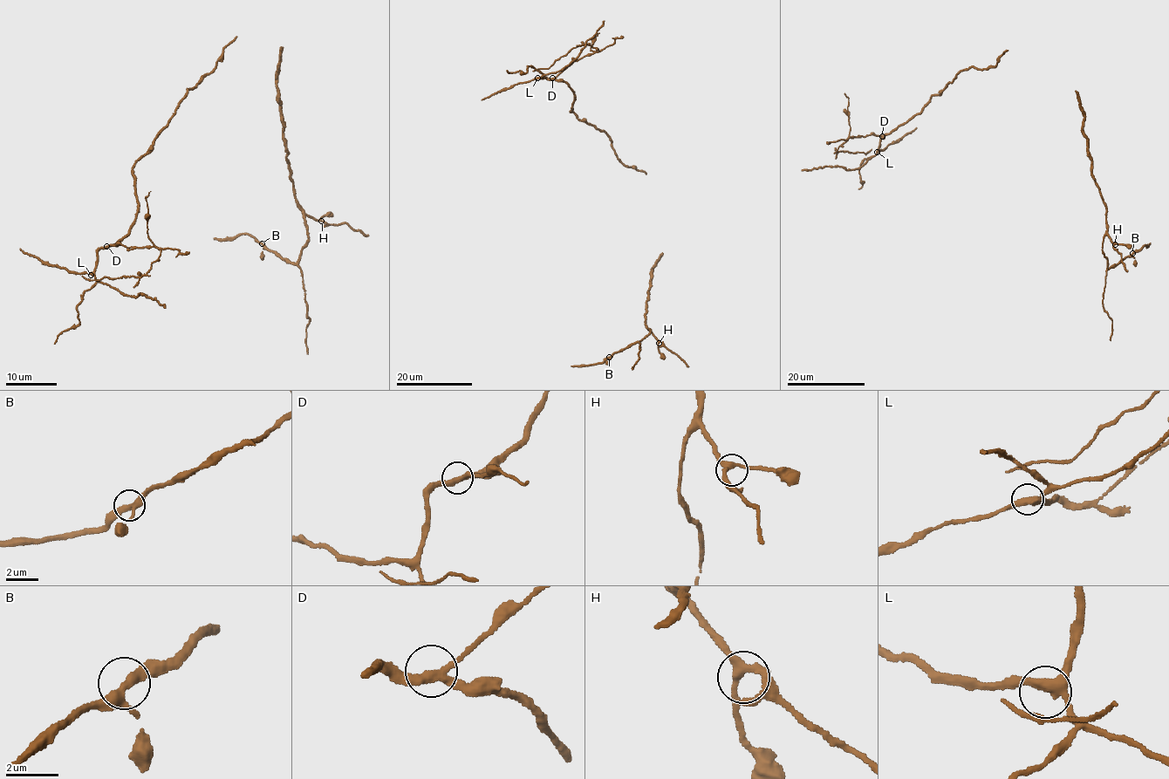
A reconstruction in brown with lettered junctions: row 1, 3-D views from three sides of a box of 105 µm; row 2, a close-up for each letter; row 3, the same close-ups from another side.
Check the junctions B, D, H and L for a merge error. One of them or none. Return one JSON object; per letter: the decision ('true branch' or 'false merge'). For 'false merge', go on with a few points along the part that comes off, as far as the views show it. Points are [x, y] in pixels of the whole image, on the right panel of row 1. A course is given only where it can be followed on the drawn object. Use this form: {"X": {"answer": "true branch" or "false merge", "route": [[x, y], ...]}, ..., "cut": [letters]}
{"B": {"answer": "true branch"}, "D": {"answer": "false merge", "route": [[882, 135], [850, 138], [837, 151], [864, 153], [871, 148]]}, "H": {"answer": "true branch"}, "L": {"answer": "true branch"}, "cut": ["D"]}

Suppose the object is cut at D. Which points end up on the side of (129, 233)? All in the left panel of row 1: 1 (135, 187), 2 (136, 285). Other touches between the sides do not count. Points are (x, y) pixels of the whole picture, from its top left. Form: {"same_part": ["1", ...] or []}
{"same_part": ["1"]}

